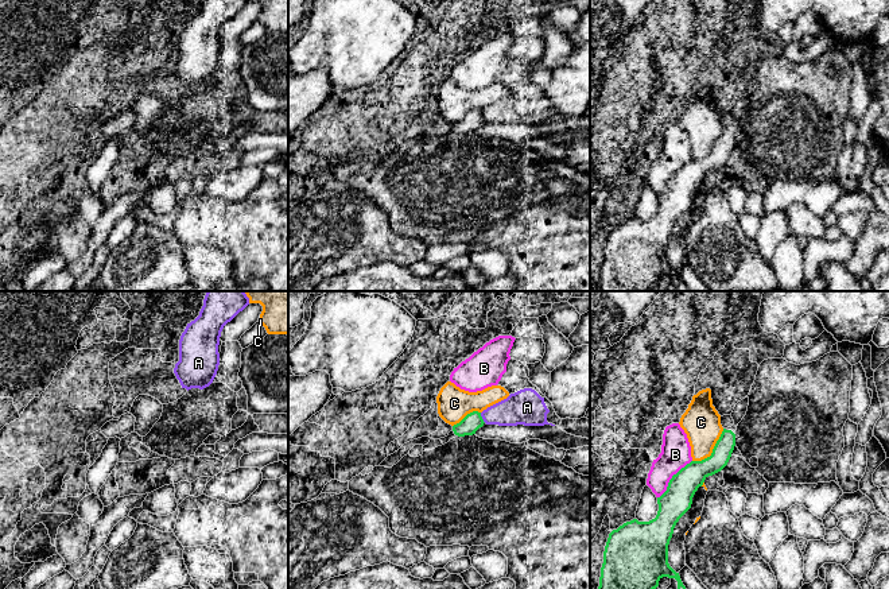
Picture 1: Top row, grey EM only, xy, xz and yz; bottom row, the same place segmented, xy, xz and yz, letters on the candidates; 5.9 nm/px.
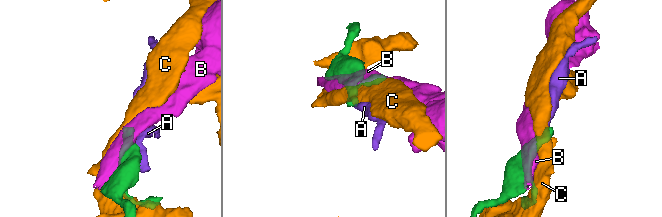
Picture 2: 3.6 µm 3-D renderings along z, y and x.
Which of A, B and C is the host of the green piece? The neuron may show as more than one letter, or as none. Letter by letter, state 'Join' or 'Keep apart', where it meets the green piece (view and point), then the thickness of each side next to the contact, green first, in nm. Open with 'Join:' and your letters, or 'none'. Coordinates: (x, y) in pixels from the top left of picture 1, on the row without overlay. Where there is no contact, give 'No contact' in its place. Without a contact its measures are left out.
Join: none
A: Keep apart. Touches green at xz (481, 116). Thickness 110 nm (green) against 200 nm
B: Keep apart. Touches green at yz (672, 175). Thickness 180 nm (green) against 180 nm
C: Keep apart. Touches green at yz (713, 148). Thickness 160 nm (green) against 220 nm

